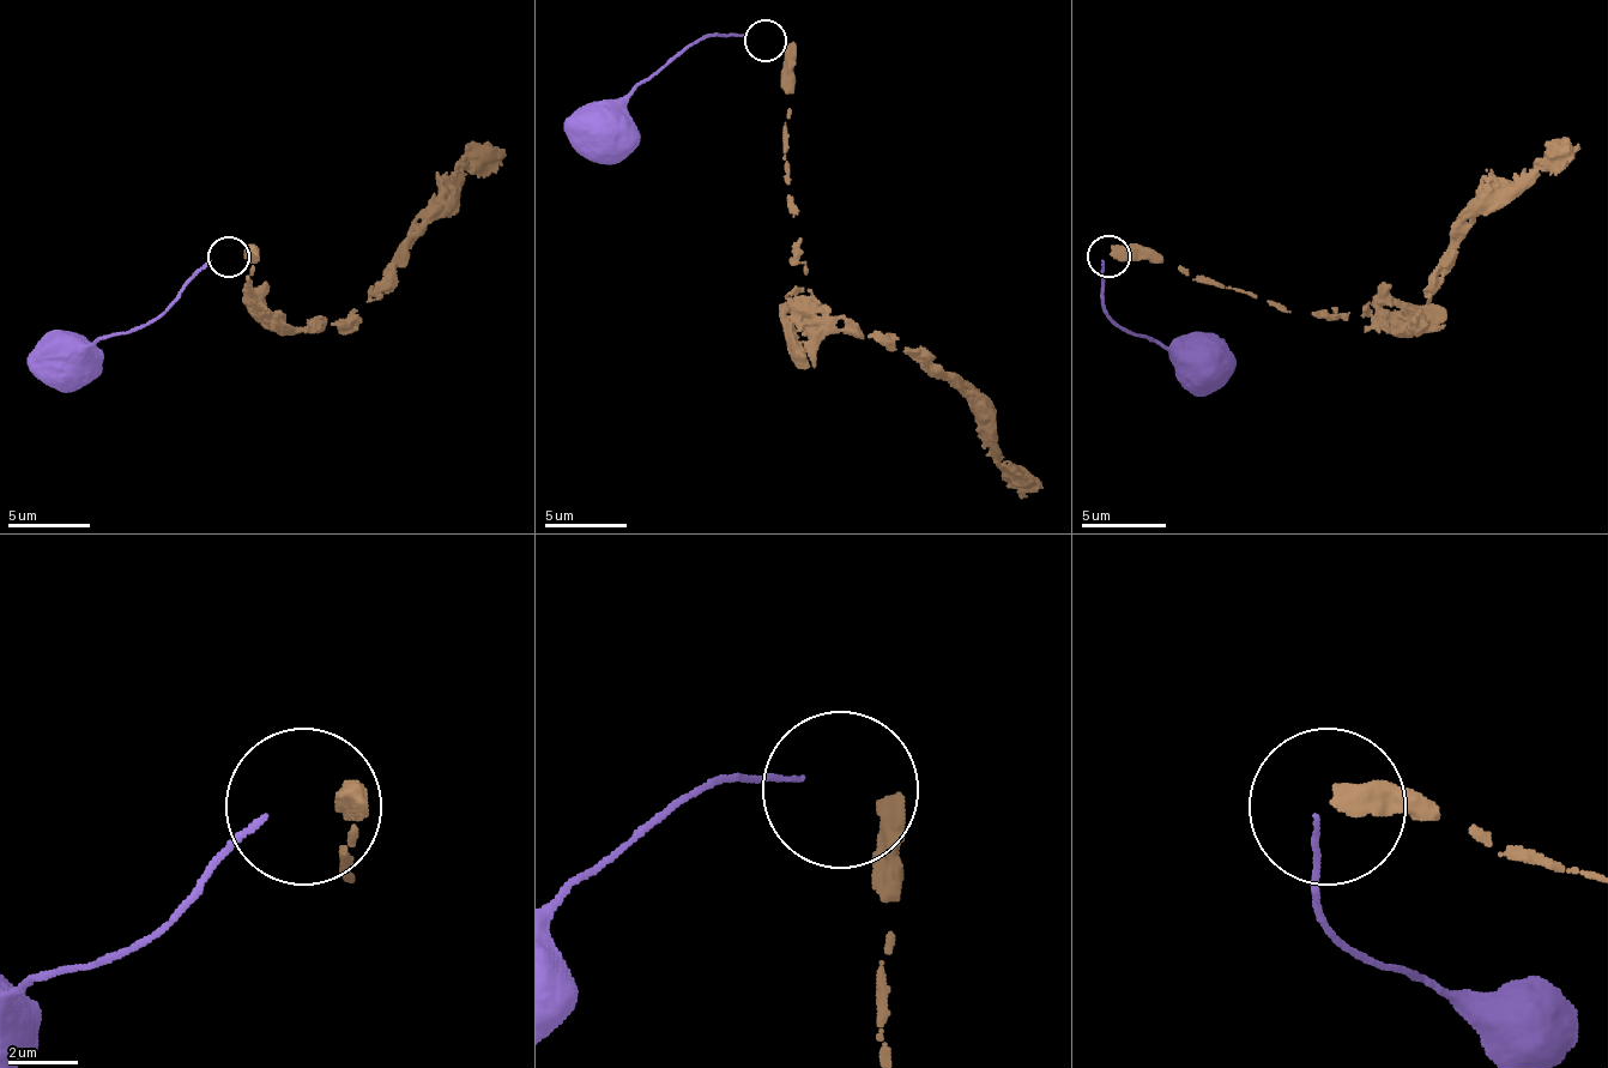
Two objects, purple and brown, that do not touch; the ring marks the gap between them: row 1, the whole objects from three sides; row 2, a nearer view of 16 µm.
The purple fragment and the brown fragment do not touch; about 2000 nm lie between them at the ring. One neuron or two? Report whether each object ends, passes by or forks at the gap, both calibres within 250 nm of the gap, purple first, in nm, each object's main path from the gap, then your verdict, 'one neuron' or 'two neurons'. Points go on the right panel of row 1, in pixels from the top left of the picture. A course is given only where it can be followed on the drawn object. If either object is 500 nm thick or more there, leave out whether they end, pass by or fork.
calibres 140 and 600 nm; course purple (1101, 259), (1101, 306), (1136, 336), (1153, 336), (1200, 374); course brown (1114, 251), (1178, 264), (1191, 281), (1285, 311), (1349, 311), (1391, 332), (1430, 302), (1451, 242), (1571, 144); two neurons

